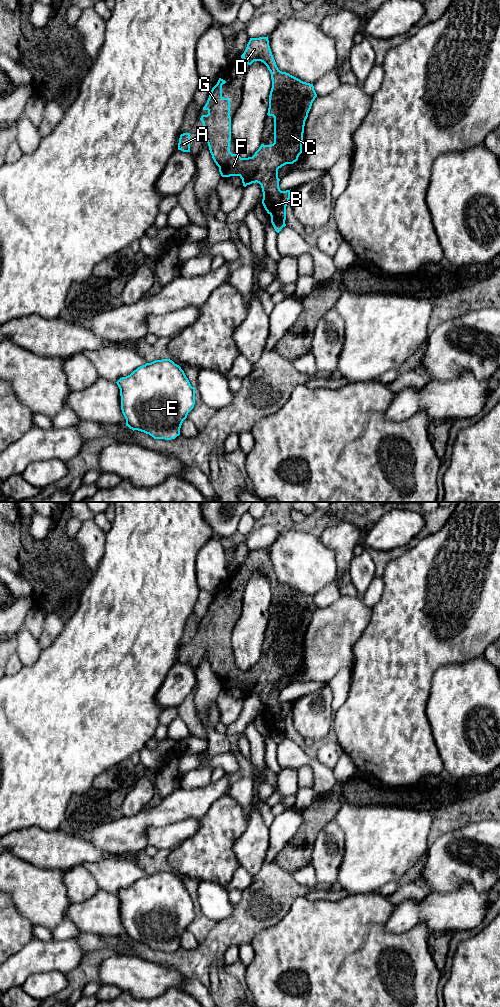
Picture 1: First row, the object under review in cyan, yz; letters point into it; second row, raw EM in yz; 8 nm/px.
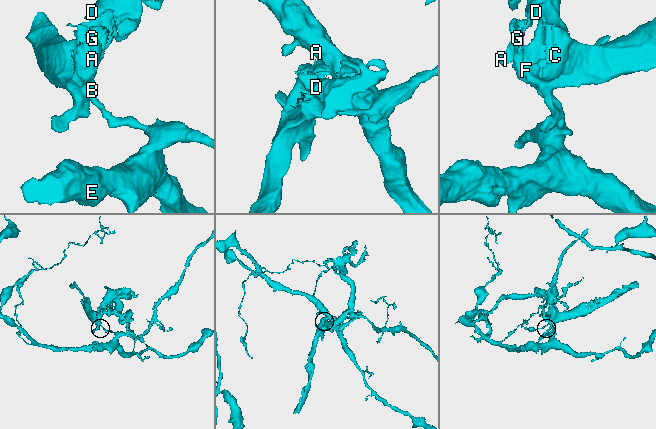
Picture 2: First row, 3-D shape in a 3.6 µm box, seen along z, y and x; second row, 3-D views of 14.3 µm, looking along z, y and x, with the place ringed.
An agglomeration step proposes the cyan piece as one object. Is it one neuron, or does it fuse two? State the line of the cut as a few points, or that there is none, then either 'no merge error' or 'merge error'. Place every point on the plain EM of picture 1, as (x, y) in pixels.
cut in yz along (271, 731), (279, 731), (284, 734); merge error

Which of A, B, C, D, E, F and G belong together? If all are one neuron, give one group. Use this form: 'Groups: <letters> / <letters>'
Groups: A B C D F G / E

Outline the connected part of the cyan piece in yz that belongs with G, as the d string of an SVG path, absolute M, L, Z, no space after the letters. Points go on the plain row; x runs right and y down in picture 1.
M267 549L250 550L244 565L241 567L248 577L254 573L263 574L271 585L272 600L269 607L269 620L268 628L274 629L274 655L271 657L261 656L259 661L252 669L241 670L238 665L232 666L230 664L231 653L231 629L230 629L230 612L222 608L222 597L226 595L225 592L219 590L217 596L212 600L207 615L203 622L207 622L207 627L202 627L200 632L204 638L205 652L208 655L210 665L216 677L219 679L219 684L222 689L239 688L242 691L243 698L246 699L252 695L259 695L263 704L262 716L271 728L271 732L277 731L285 734L286 732L286 718L290 711L290 702L281 703L279 700L278 681L286 676L293 676L298 672L299 667L302 665L302 654L305 633L311 621L312 615L317 609L313 596L306 595L300 591L290 587L289 585L282 584L278 581L274 569L272 567L269 552Z

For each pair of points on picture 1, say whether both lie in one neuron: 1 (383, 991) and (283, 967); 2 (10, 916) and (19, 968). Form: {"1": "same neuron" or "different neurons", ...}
{"1": "same neuron", "2": "different neurons"}

